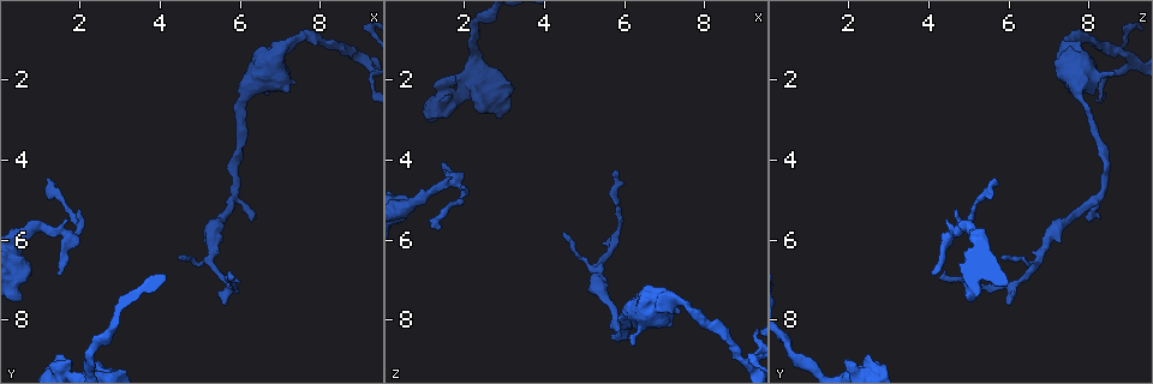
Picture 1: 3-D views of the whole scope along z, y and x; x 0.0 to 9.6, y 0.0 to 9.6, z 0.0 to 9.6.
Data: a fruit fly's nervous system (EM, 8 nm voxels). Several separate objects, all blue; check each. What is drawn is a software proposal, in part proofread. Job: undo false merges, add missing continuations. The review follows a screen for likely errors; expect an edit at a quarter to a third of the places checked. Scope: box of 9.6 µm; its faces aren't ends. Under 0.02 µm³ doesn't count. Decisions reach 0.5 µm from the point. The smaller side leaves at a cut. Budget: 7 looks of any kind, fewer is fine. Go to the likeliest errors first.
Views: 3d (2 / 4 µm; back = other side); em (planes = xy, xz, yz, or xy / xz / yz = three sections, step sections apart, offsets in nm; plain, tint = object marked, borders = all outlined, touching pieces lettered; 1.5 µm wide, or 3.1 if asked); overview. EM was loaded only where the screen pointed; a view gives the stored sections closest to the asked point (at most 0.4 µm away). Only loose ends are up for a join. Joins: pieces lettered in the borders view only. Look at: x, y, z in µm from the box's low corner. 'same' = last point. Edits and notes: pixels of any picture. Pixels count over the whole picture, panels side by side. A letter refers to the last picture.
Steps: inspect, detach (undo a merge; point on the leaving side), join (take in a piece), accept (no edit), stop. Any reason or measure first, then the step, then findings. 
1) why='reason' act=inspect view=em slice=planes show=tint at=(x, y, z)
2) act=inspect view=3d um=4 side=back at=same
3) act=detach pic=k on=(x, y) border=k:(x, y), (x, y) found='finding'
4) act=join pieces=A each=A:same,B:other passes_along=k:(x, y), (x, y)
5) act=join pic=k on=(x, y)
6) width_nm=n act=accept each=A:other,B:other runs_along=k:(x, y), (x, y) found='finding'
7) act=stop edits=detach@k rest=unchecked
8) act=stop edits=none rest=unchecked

why='free end' act=inspect view=em slice=planes show=borders at=(6.30, 5.50, 7.90)

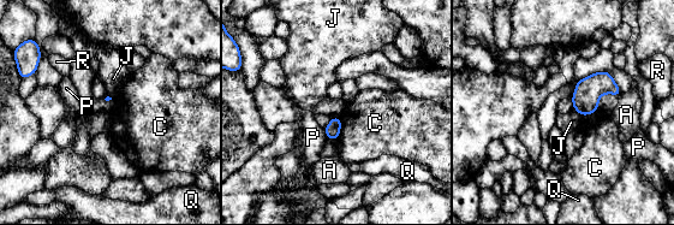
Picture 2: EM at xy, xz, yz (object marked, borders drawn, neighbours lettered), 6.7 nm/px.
act=accept each=A:other,C:other,J:other,P:other,Q:other,R:other border=2:(574, 110), (582, 117) found='no lettered piece goes on from it'

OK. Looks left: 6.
why='an open end' act=inspect view=3d um=2 at=(1.55, 6.85, 4.10)

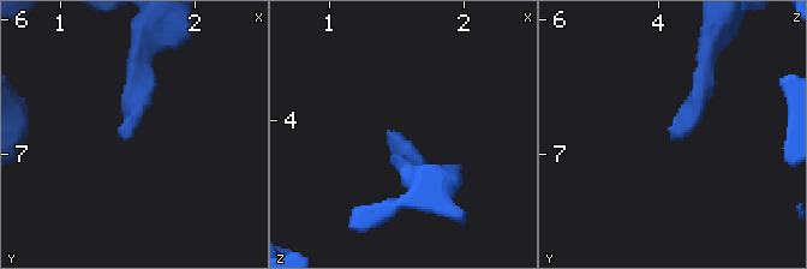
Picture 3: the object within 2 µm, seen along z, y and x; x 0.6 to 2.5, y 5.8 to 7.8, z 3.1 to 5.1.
act=inspect view=em slice=planes show=tint at=(1.52, 6.90, 4.12)

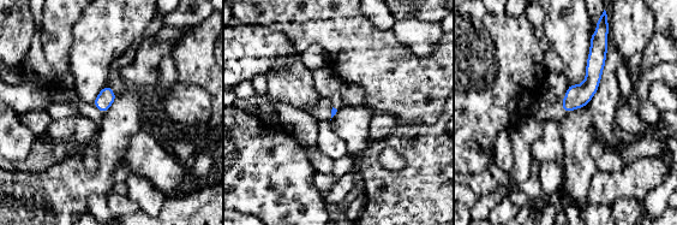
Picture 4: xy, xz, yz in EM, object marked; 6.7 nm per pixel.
why='see the neighbours' act=inspect view=em slice=planes show=borders at=same

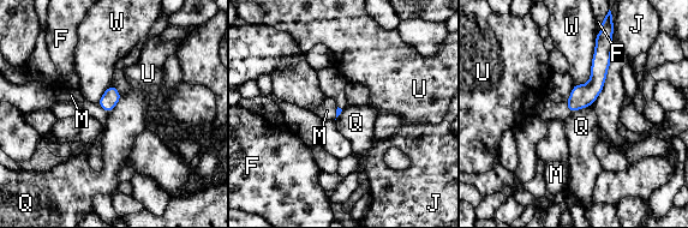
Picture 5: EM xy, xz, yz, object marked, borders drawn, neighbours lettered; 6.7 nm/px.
longest_contact=W:360nm act=accept each=F:other,J:other,M:other,Q:other,U:other,W:other border=5:(591, 104), (570, 113) found='none of them fits'

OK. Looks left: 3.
why='free end' act=inspect view=3d um=2 at=(1.50, 8.90, 2.40)

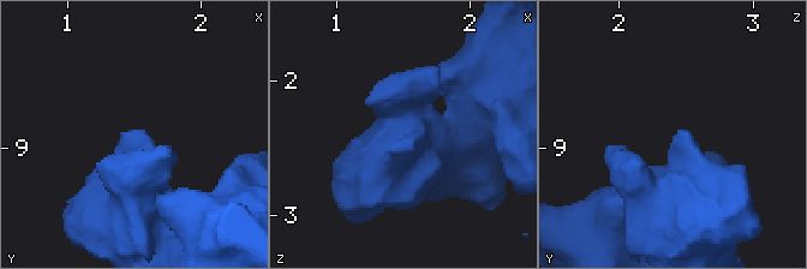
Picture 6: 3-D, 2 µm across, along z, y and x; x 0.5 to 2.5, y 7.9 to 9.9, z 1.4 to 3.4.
act=inspect view=em slice=planes show=tint at=(1.58, 8.86, 2.48)

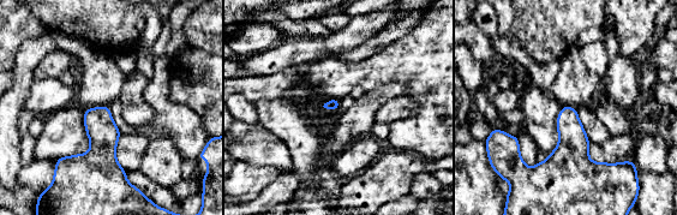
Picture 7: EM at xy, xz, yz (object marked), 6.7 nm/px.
why='see the neighbours' act=inspect view=em slice=planes show=borders at=same

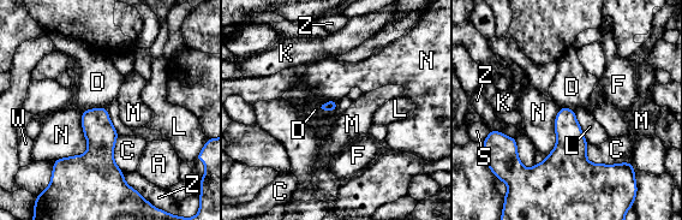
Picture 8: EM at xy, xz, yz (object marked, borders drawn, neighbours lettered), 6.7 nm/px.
act=accept each=A:other,C:other,D:other,F:other,K:other,L:other,M:other,N:other,S:other,W:other,Z:other border=8:(106, 106), (82, 111) found='none of them fits'

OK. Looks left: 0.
act=stop edits=none rest=unchecked

